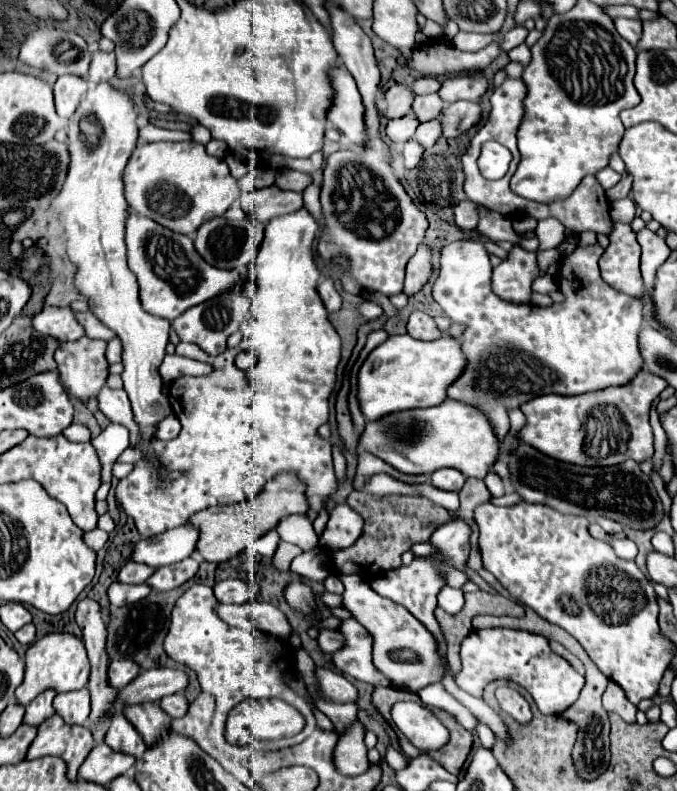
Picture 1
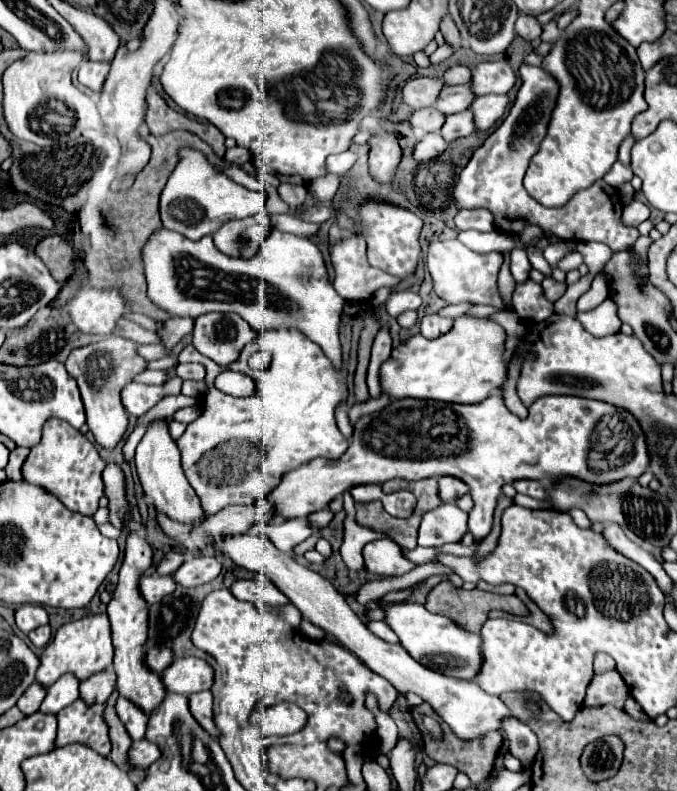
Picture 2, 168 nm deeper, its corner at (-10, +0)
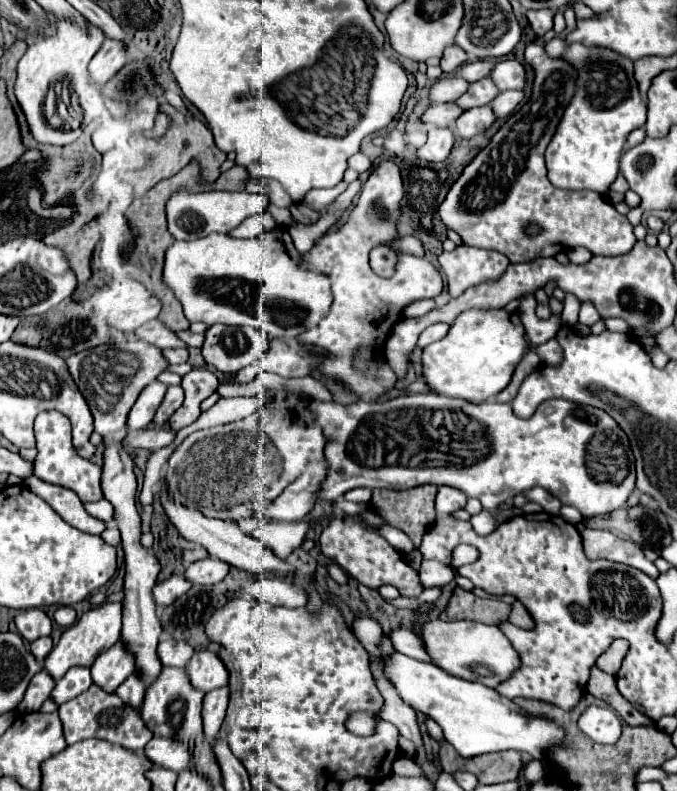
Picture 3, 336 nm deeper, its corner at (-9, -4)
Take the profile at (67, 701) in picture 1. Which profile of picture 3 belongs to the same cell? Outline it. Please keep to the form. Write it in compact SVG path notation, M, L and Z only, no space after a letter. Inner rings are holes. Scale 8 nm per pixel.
M122 641L104 651L90 667L94 683L106 691L114 691L134 669L134 653L130 653Z

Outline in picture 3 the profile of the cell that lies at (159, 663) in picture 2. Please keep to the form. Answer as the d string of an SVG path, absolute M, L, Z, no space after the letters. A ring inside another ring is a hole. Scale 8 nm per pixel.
M170 637L160 641L158 645L158 657L166 667L186 667L192 655L194 655L194 647L186 641L176 641Z

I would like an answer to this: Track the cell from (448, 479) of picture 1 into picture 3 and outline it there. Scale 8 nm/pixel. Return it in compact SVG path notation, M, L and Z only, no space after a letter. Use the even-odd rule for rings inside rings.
M438 487L436 495L436 513L438 515L450 515L458 509L464 509L466 495L454 487Z

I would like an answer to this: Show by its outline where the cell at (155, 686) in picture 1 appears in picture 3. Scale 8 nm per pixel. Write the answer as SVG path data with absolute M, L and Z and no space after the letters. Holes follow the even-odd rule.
M196 651L186 671L192 685L204 693L228 685L228 671L222 659L212 651Z

